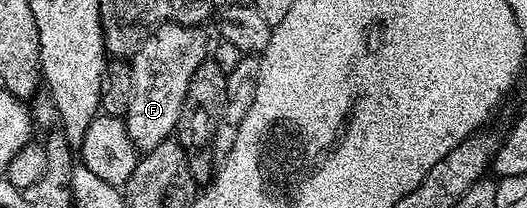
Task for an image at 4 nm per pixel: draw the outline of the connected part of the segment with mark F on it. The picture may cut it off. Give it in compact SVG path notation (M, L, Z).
M163 22L149 34L146 41L140 46L135 54L131 55L130 67L132 71L132 93L126 125L130 140L136 145L137 151L147 152L153 150L158 144L162 144L167 138L173 137L178 120L182 116L182 108L186 100L186 92L190 88L190 80L194 72L198 72L198 64L206 60L210 46L204 43L201 31L194 26L183 26L177 22Z

